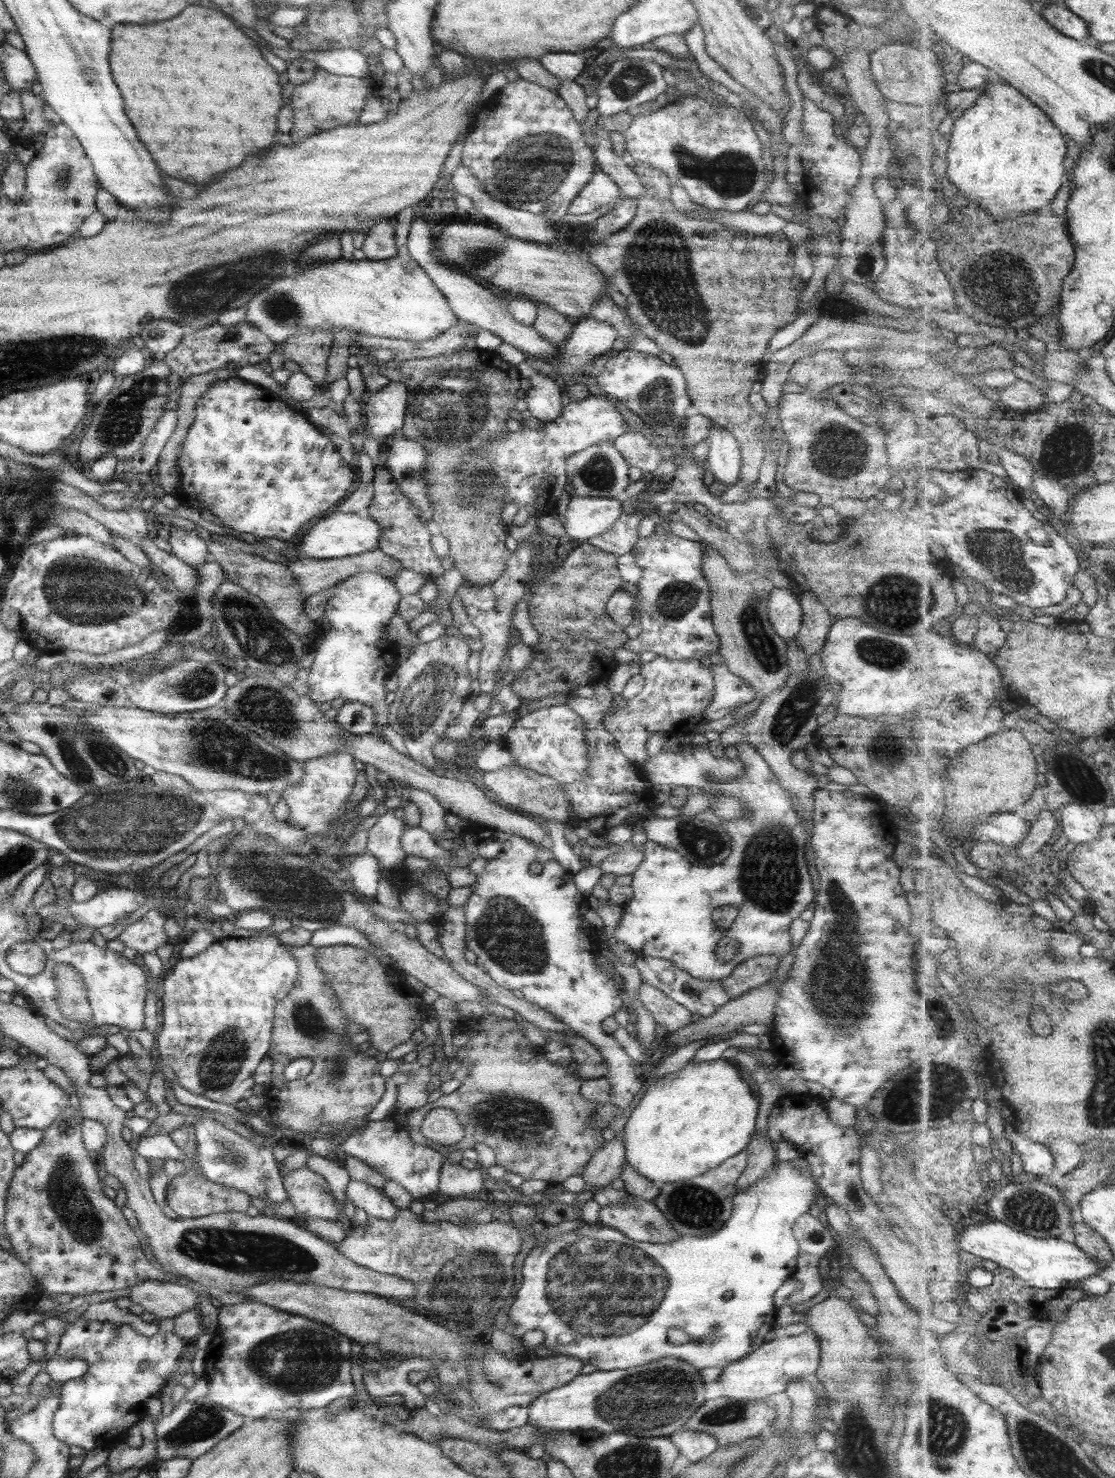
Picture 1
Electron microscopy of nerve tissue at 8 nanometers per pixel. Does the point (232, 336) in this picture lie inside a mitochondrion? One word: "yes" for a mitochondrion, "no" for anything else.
yes

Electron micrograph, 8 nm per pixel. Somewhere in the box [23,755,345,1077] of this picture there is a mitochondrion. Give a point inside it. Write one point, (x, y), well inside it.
(125, 829)

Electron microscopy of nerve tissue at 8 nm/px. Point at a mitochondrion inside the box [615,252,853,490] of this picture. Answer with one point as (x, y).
(660, 398)

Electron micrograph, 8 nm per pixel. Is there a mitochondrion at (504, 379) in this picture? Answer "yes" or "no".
no

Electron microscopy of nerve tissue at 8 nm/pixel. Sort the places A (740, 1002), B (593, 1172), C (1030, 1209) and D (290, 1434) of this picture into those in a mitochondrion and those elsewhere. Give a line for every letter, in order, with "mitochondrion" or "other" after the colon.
A: other
B: other
C: mitochondrion
D: other

